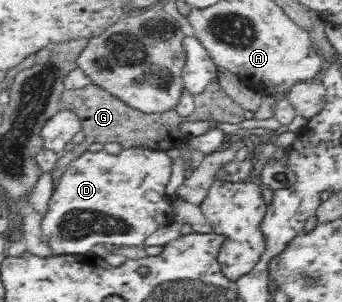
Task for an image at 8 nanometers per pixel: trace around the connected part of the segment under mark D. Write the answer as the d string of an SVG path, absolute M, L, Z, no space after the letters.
M129 148L117 155L107 151L89 152L74 158L56 181L47 211L41 216L43 237L56 255L84 255L96 244L114 244L123 249L141 248L144 240L158 227L174 222L172 202L177 197L166 194L166 185L172 174L173 159L164 151Z

